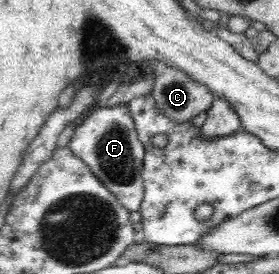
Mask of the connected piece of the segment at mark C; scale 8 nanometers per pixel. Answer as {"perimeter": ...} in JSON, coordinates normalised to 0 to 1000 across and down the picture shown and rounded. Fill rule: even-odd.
{"perimeter":[[[595,245],[563,263],[541,347],[559,369],[559,394],[631,453],[681,445],[681,434],[703,427],[713,412],[742,405],[763,365],[760,336],[738,314],[674,285],[652,255]]]}

